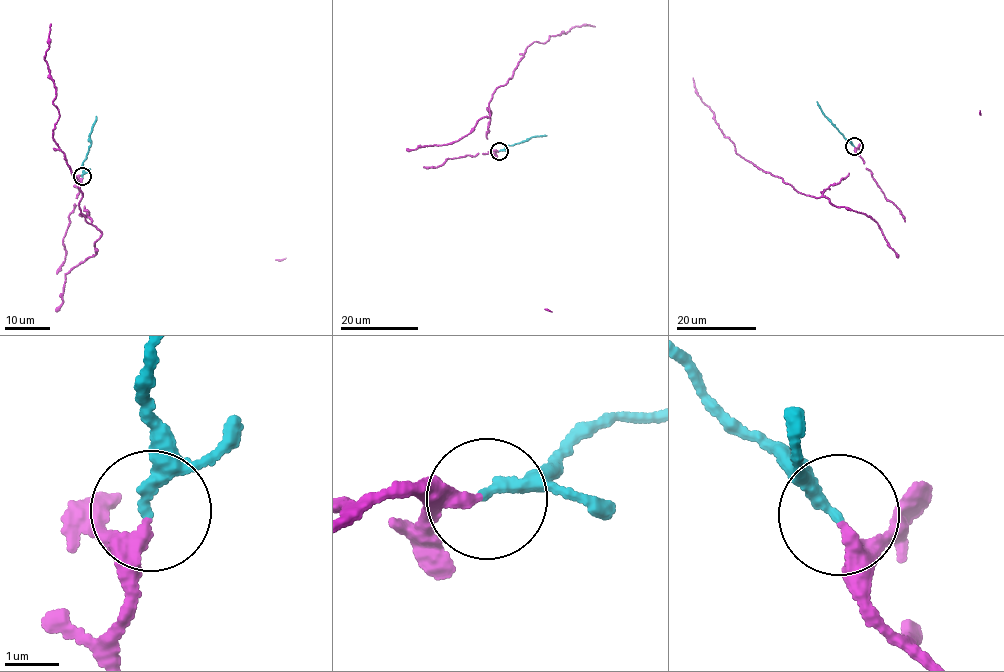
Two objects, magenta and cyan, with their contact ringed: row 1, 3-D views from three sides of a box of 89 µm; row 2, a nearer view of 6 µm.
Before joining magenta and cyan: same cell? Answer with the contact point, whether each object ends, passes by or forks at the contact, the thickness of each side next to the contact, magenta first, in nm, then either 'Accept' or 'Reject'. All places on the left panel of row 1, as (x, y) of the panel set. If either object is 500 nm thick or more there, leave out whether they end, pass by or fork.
Place: (82, 176). At the ring magenta passes by. At the ring cyan ends. Thickness 240 nm (magenta) against 200 nm. Accept

